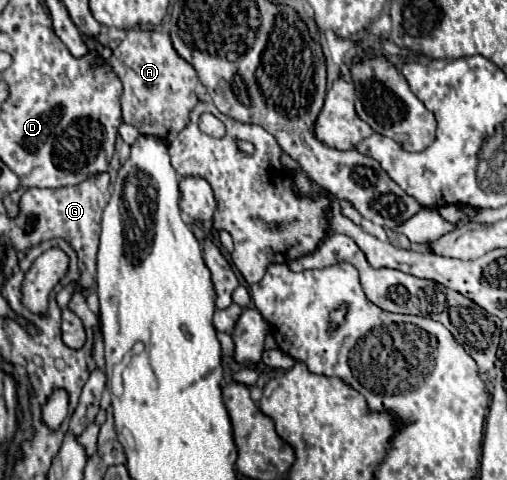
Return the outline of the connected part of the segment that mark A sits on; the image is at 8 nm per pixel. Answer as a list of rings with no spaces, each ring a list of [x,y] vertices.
[[[129,31],[121,39],[119,47],[113,49],[113,55],[107,59],[107,65],[119,77],[123,83],[123,95],[121,95],[121,109],[123,109],[123,121],[137,127],[141,135],[153,135],[159,137],[165,145],[169,145],[185,127],[189,121],[191,109],[197,105],[197,95],[195,95],[195,85],[197,85],[197,73],[195,69],[181,59],[167,33],[161,31]]]

